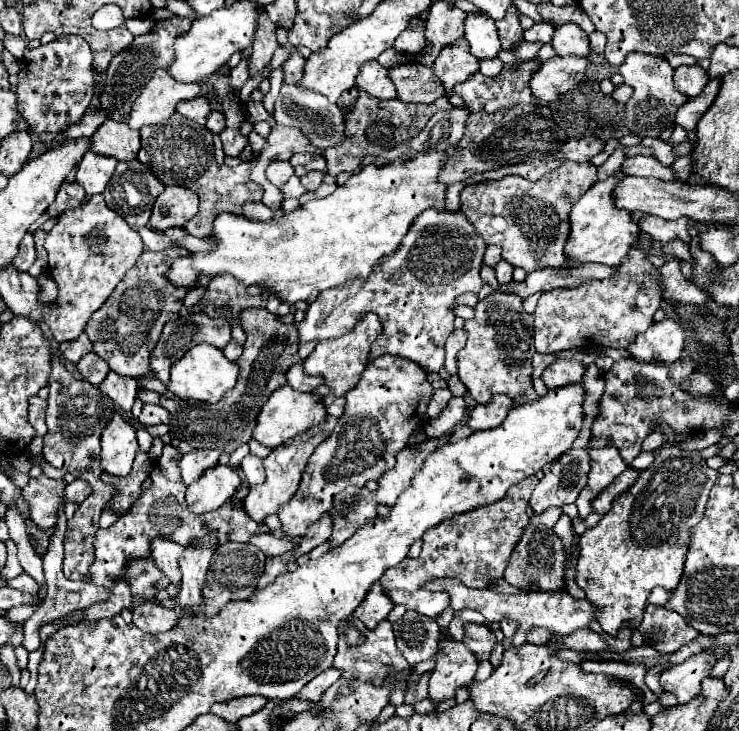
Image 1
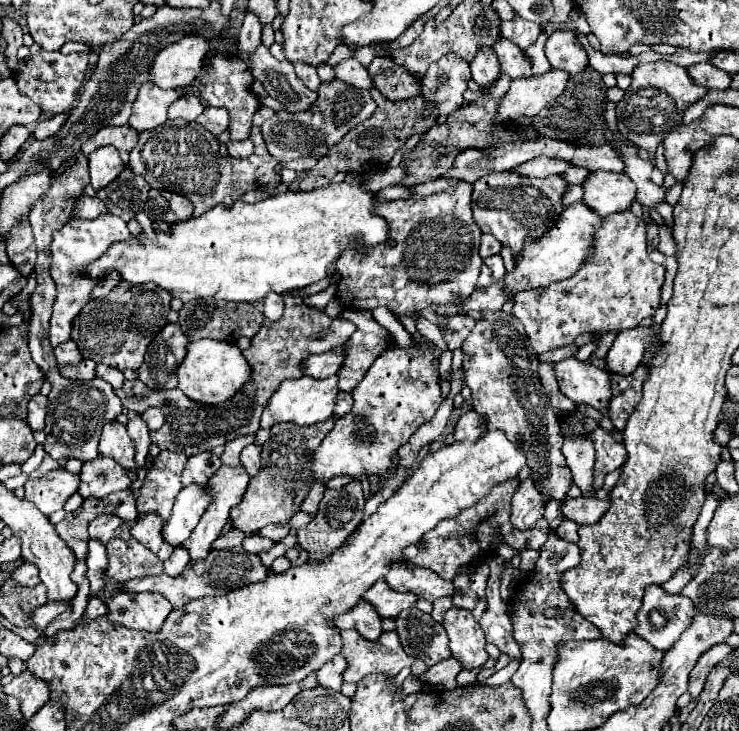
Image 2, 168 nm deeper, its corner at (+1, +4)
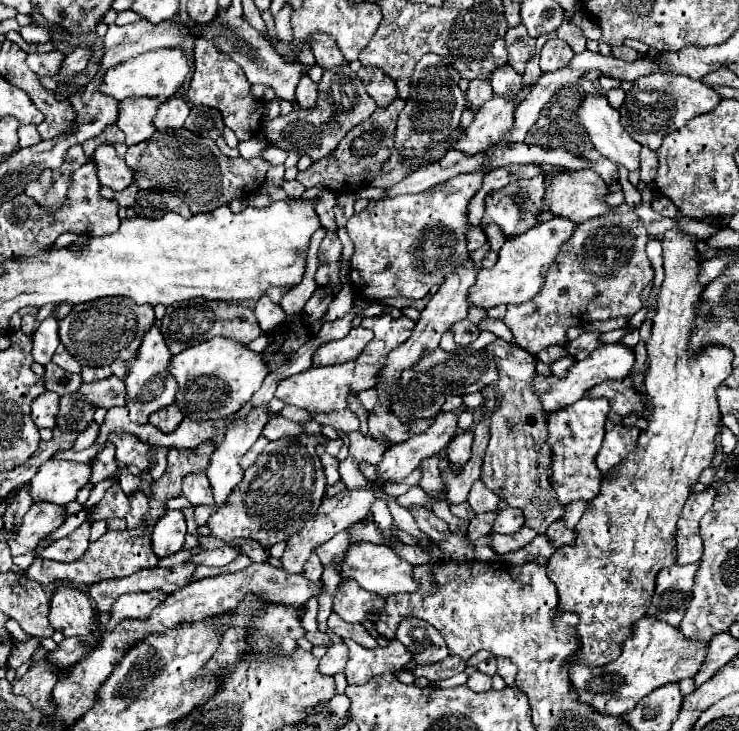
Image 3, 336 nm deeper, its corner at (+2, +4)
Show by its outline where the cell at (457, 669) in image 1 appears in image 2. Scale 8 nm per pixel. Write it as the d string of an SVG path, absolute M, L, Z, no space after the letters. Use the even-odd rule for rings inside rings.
M439 598L437 602L433 602L433 612L431 612L431 616L433 616L437 622L441 622L441 620L443 620L443 614L445 614L449 608L451 608L451 600L449 600L449 598Z

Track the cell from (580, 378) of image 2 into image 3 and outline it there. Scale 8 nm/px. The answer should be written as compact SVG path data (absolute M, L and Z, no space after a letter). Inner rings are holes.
M630 378L606 380L606 382L598 384L598 386L594 386L592 390L588 390L586 396L590 396L590 398L606 398L608 404L610 404L610 410L620 414L620 416L644 410L644 400L634 390Z

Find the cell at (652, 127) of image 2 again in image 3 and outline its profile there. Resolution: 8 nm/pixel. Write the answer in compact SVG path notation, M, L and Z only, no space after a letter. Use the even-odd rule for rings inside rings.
M648 74L638 78L632 90L626 94L626 100L620 106L620 118L624 130L636 138L642 146L650 150L660 148L660 142L672 130L678 130L688 120L698 114L710 112L720 102L720 96L714 88L704 86L700 80L692 80L688 76L666 76L666 74Z

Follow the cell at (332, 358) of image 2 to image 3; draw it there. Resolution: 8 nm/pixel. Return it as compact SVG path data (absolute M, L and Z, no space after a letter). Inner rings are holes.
M360 326L352 328L346 338L318 346L312 356L312 362L314 366L336 366L336 364L350 362L360 354L360 350L364 350L370 338L372 338L372 330Z

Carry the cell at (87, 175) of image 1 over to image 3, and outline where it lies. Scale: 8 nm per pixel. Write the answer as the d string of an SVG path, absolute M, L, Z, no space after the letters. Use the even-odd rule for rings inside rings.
M98 146L92 158L96 162L98 180L102 186L108 186L112 190L124 190L134 180L132 170L122 158L116 156L114 146Z

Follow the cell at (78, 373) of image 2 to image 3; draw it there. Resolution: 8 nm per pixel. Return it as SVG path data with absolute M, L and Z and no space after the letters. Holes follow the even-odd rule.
M48 362L44 382L46 382L46 390L52 390L58 396L64 396L64 394L76 392L82 384L82 378L80 378L80 374L68 374L68 372L60 370L60 366L56 366L54 362Z

